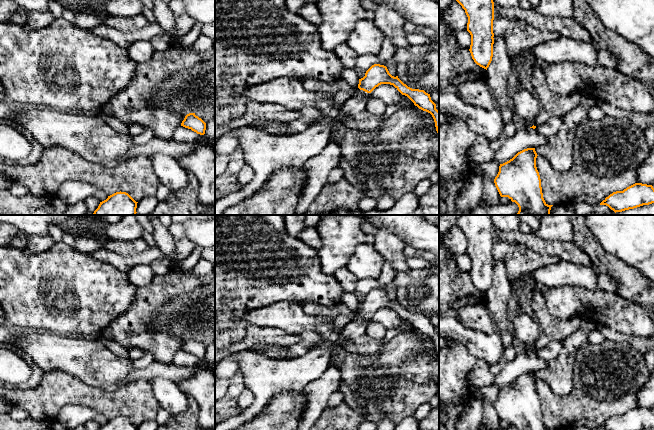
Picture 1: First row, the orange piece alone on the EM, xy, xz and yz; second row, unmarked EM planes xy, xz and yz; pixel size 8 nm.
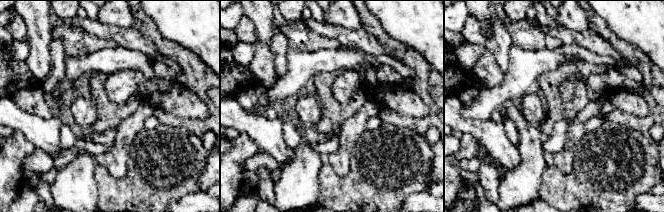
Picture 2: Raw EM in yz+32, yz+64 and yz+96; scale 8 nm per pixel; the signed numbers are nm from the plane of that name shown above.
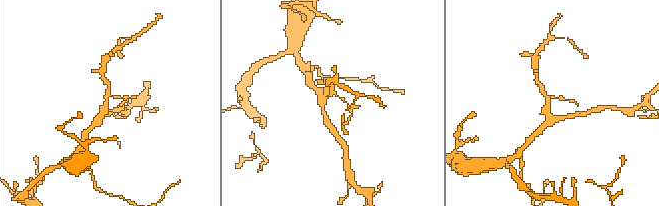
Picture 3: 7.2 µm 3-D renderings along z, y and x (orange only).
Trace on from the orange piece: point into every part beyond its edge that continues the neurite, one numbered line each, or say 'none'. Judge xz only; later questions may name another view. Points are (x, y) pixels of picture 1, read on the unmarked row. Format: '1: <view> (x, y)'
1: xz (265, 377)

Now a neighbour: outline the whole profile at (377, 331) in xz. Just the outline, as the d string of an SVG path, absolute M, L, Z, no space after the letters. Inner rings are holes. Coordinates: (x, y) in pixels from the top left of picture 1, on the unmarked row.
M369 321L366 325L366 335L375 340L383 340L386 332L387 329L382 324L375 321Z

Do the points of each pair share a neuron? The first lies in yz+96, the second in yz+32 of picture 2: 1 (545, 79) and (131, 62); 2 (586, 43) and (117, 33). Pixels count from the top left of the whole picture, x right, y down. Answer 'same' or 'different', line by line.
1: different
2: same

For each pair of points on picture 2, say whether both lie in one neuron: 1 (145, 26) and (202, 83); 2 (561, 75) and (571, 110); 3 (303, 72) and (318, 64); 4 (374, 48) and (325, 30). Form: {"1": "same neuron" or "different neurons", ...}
{"1": "same neuron", "2": "same neuron", "3": "same neuron", "4": "same neuron"}

